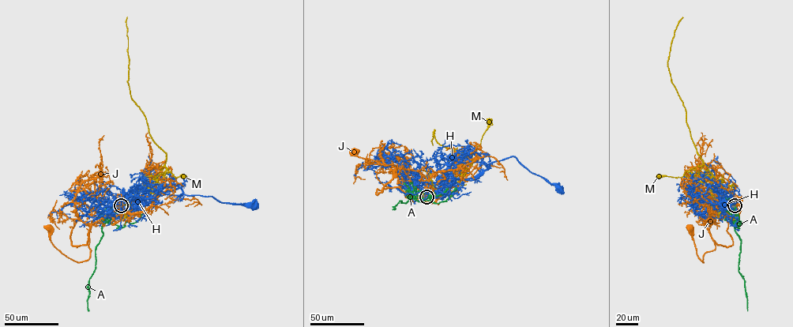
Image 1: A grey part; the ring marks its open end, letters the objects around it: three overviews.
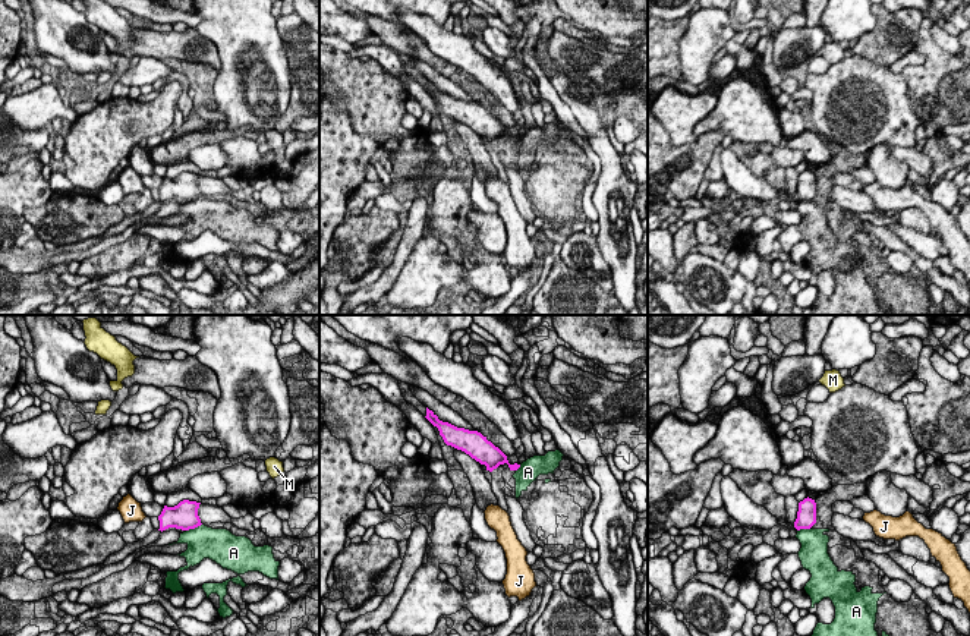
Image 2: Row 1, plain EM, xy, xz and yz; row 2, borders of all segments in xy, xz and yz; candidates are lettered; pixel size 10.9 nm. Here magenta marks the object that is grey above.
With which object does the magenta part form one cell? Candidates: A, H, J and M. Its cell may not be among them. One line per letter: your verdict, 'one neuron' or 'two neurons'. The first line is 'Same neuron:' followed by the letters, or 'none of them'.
Same neuron: H
A: two neurons
H: one neuron
J: two neurons
M: two neurons

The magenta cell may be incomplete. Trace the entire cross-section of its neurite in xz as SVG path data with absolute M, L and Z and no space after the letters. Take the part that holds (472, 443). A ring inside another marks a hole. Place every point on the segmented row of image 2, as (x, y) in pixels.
M428 407L425 418L438 428L440 435L447 445L464 451L481 465L485 465L486 470L492 472L504 463L508 465L510 470L517 470L520 467L517 463L510 465L507 456L491 441L488 441L481 432L457 428L448 422L443 422Z

